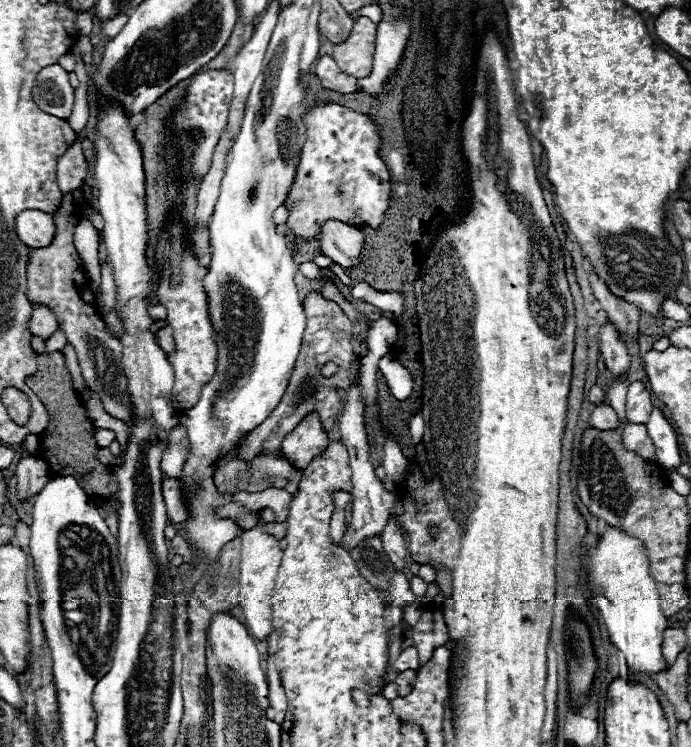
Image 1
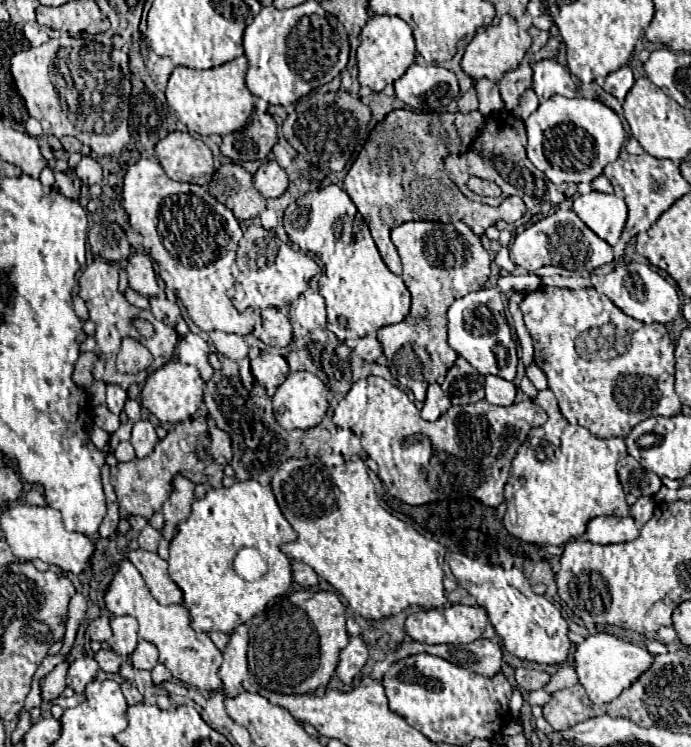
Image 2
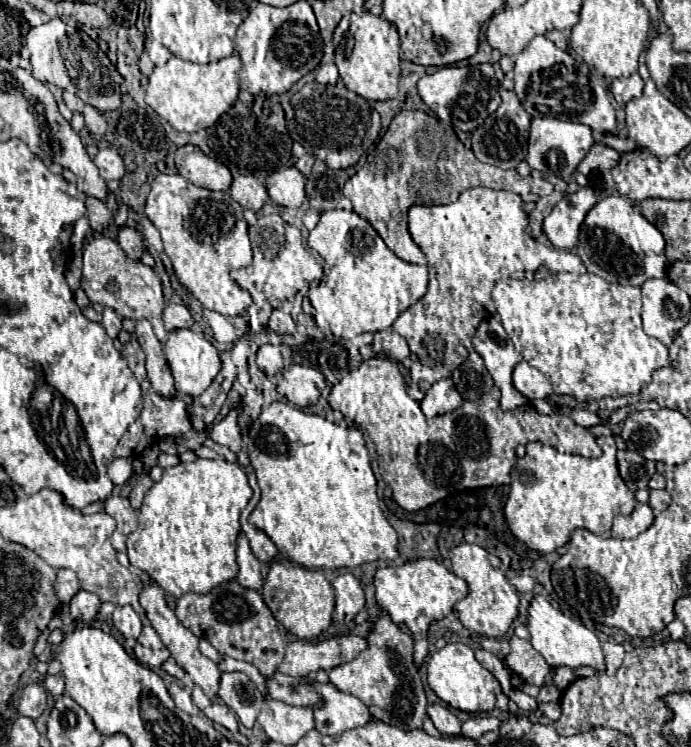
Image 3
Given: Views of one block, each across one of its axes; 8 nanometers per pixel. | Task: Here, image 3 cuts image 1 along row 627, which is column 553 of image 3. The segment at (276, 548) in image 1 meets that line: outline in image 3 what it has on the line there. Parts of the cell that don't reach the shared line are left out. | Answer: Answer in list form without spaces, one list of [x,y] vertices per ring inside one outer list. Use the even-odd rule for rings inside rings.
[[[476,186],[476,188],[464,190],[460,198],[452,204],[410,208],[408,212],[410,234],[412,234],[412,240],[422,248],[422,252],[428,258],[430,284],[428,284],[428,292],[414,306],[410,306],[398,316],[392,330],[404,336],[412,350],[410,376],[412,376],[412,382],[416,382],[422,392],[426,392],[434,382],[442,378],[450,378],[452,372],[468,358],[470,342],[472,342],[472,334],[476,332],[476,326],[482,320],[497,313],[492,298],[494,284],[511,278],[512,272],[516,270],[536,272],[540,266],[546,268],[548,272],[576,272],[576,274],[586,272],[586,266],[582,264],[580,256],[568,250],[558,250],[554,246],[540,244],[526,232],[528,214],[524,212],[522,206],[524,202],[516,192]]]

